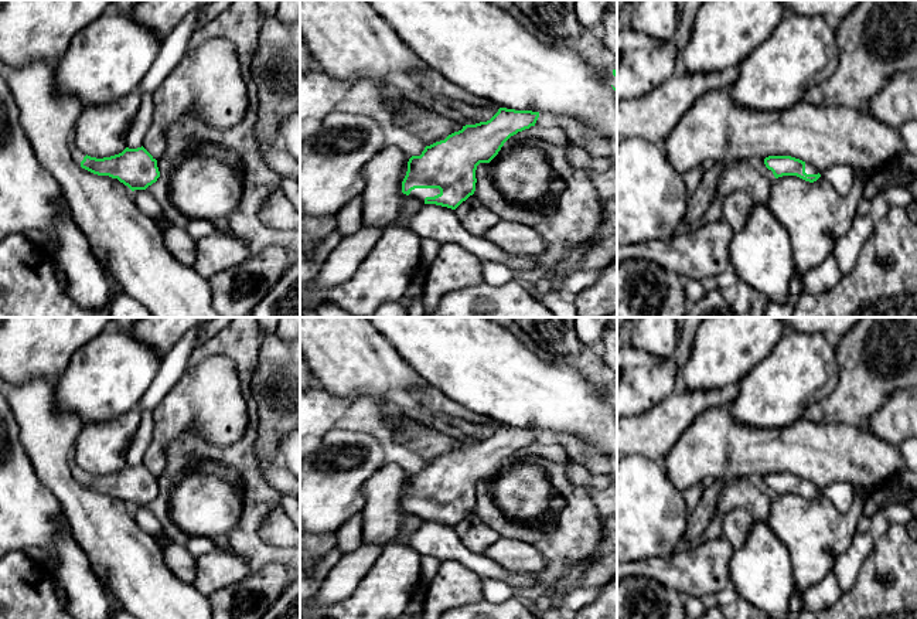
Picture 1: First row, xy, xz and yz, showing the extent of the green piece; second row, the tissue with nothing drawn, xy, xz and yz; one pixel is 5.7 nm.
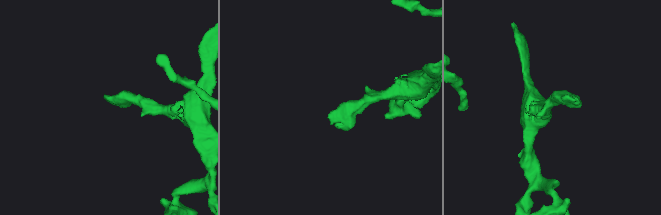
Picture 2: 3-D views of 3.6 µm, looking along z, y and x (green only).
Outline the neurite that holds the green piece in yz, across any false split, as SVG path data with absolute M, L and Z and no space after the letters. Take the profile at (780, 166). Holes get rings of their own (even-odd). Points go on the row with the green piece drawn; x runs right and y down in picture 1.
M768 156L764 159L764 164L773 171L774 177L797 176L805 181L814 183L821 174L811 164L791 156Z

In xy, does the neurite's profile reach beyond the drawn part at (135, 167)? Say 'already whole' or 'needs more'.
needs more

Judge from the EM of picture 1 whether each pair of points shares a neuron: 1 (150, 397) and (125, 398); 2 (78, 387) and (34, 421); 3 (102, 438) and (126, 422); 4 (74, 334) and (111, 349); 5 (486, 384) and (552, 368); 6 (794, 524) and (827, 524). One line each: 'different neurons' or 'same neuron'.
1: different neurons
2: different neurons
3: same neuron
4: different neurons
5: same neuron
6: same neuron

